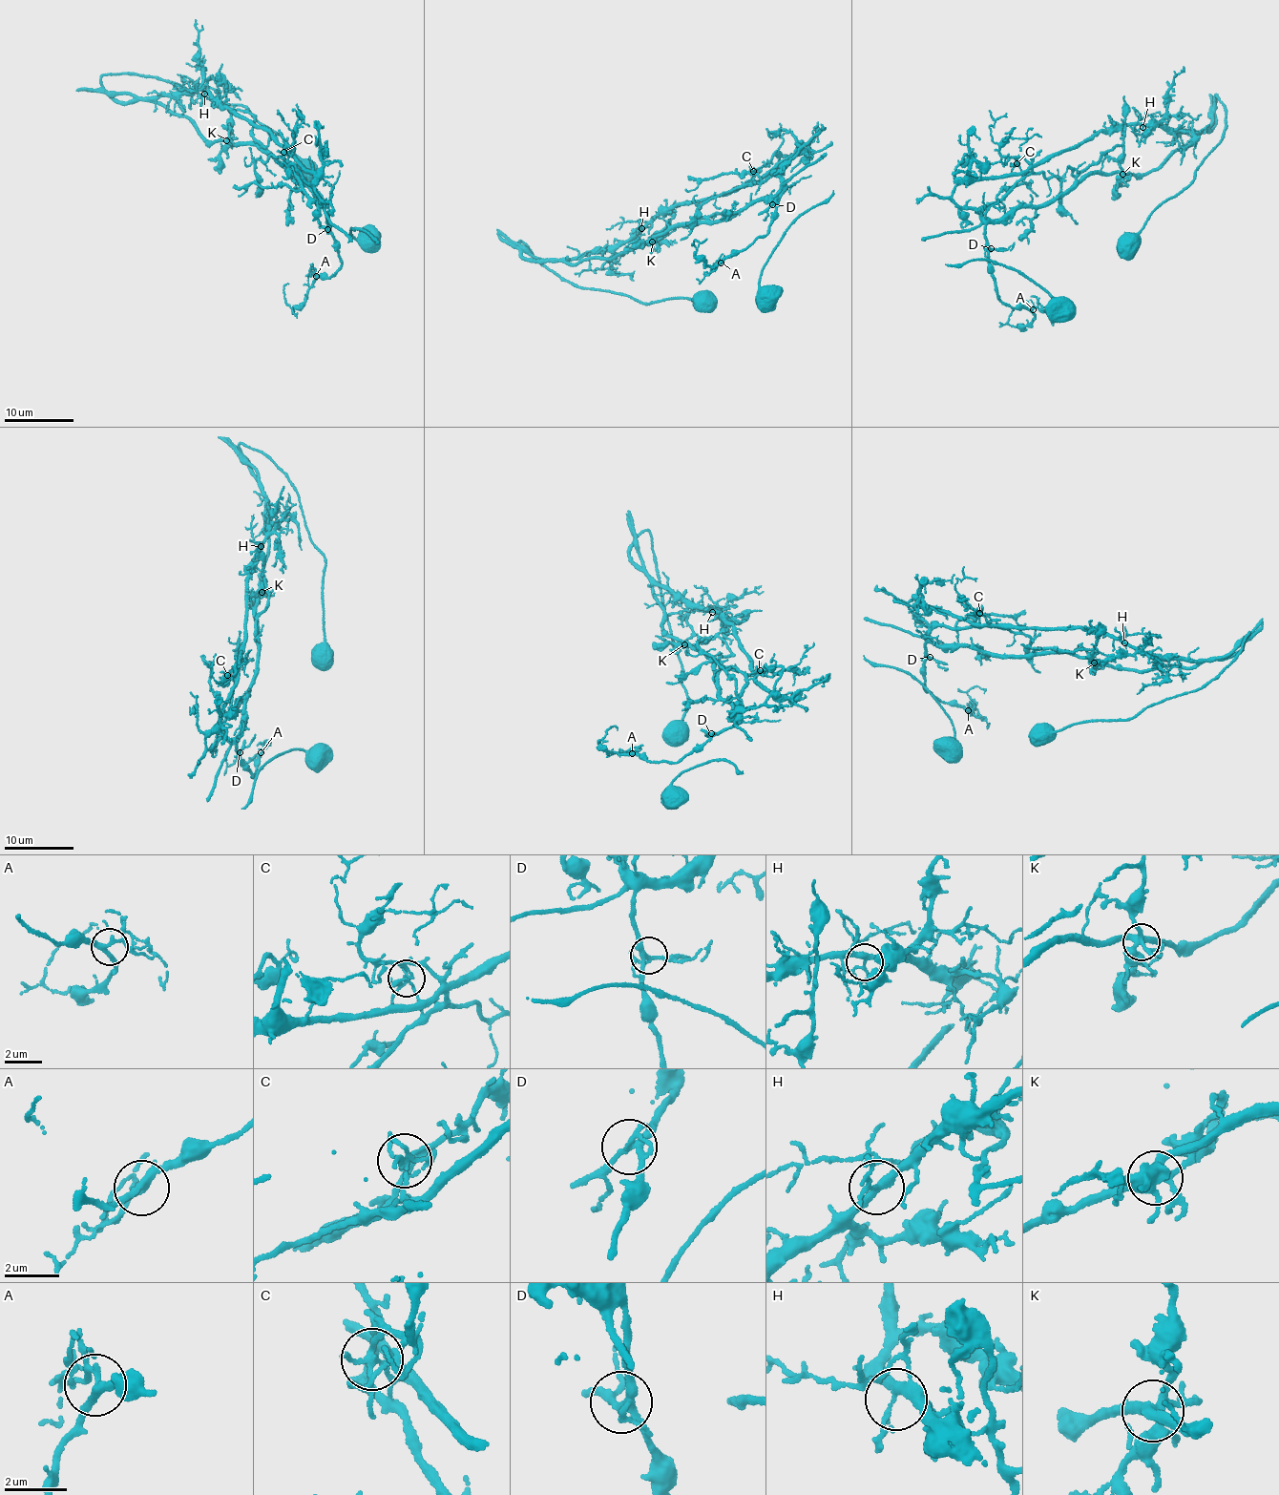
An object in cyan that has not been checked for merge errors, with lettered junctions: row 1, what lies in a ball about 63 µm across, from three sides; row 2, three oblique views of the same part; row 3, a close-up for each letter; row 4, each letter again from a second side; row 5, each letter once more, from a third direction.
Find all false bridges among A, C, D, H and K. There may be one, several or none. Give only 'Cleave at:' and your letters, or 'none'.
Cleave at: C

